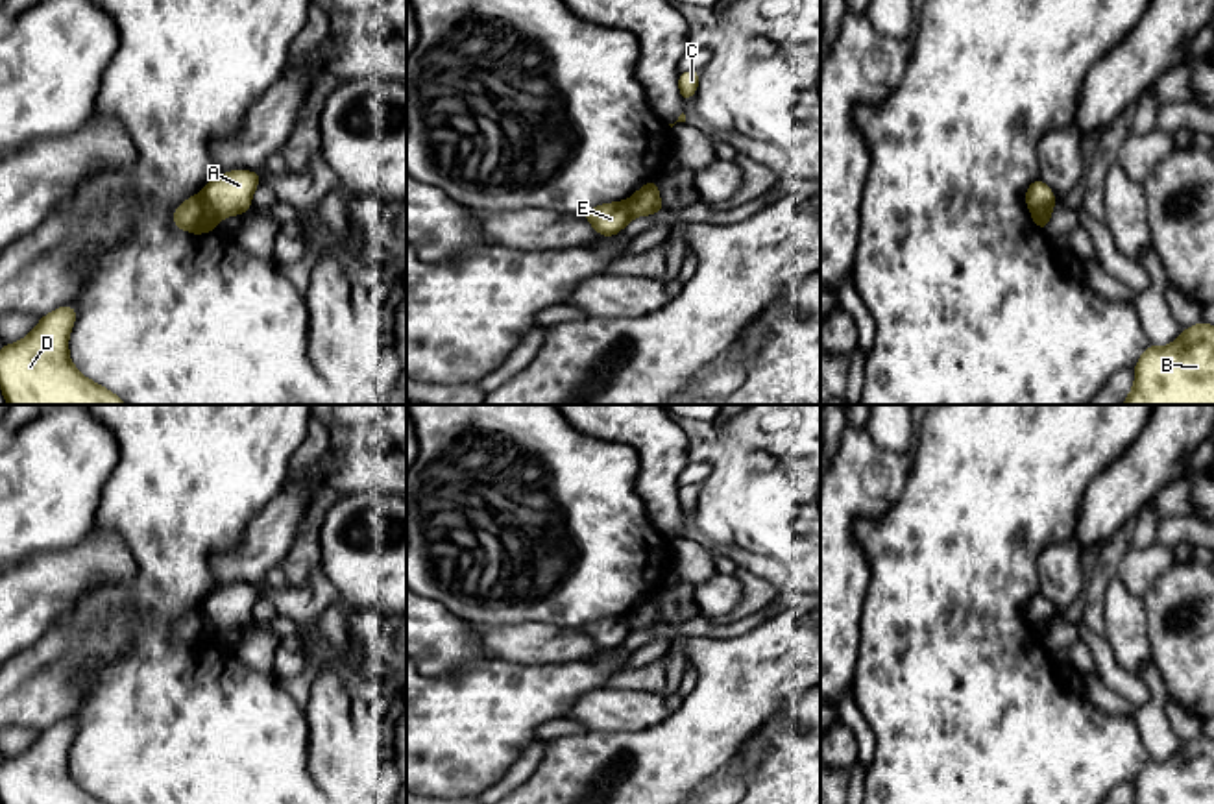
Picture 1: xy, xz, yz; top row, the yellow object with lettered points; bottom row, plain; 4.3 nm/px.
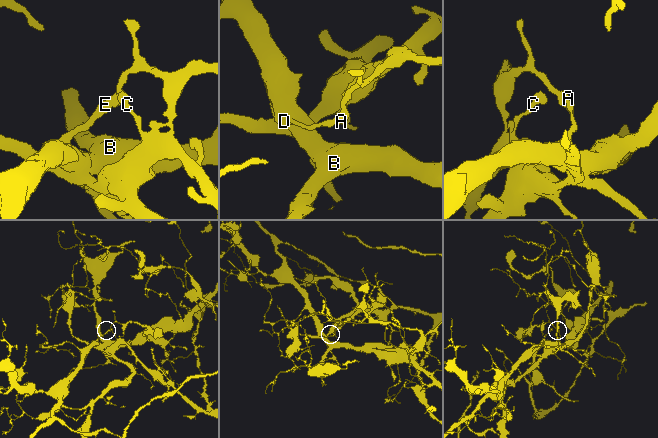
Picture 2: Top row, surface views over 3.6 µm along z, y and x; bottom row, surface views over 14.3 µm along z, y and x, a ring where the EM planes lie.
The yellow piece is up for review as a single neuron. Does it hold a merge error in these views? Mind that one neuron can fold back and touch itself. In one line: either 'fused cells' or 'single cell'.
fused cells

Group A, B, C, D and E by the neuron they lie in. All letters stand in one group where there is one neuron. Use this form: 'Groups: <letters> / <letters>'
Groups: A C / B D E

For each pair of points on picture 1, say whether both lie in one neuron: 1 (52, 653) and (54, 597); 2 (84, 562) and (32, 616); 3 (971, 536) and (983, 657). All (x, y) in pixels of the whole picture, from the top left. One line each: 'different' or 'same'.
1: different
2: same
3: same

